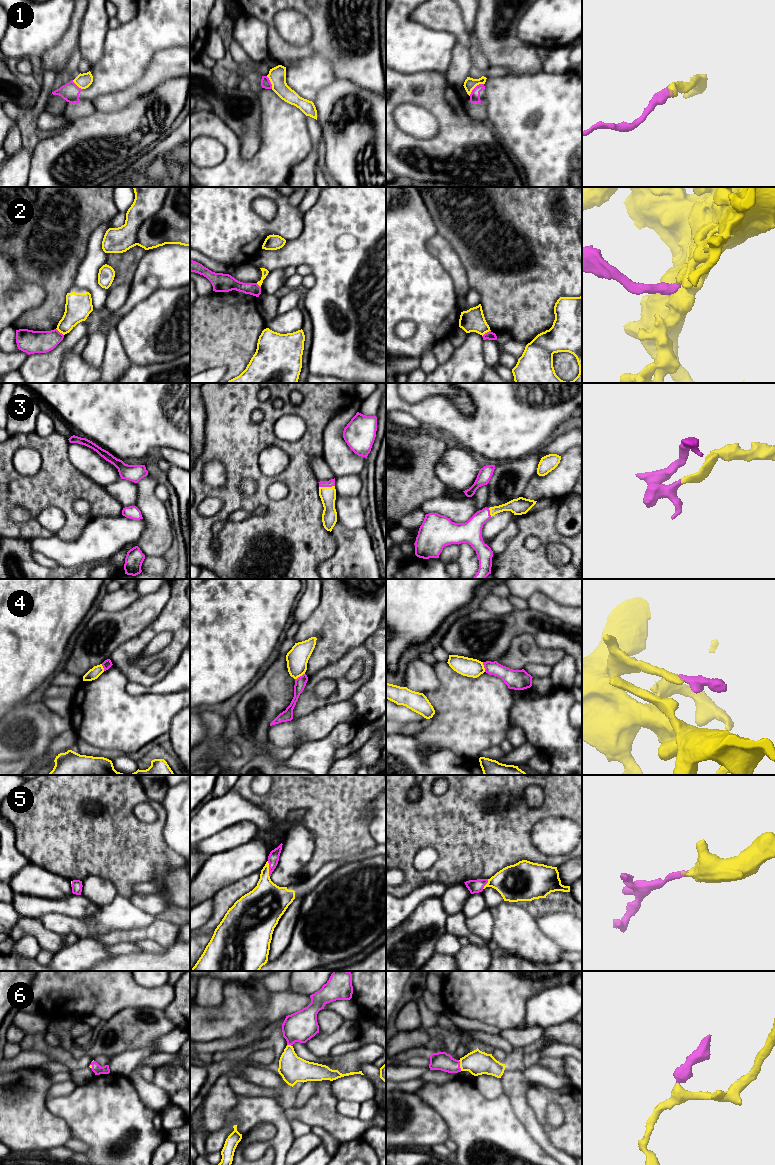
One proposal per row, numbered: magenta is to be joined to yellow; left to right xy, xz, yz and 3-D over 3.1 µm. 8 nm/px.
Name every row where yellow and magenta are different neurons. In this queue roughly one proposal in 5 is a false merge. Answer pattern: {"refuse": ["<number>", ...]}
{"refuse": ["1", "2", "4"]}

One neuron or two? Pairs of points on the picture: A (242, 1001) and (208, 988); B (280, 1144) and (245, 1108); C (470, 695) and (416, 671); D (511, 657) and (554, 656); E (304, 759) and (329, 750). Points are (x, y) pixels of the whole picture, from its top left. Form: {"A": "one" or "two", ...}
{"A": "two", "B": "one", "C": "two", "D": "one", "E": "one"}

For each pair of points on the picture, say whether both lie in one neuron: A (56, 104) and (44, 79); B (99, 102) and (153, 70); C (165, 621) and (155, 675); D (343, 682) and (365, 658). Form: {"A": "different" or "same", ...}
{"A": "different", "B": "same", "C": "same", "D": "same"}

